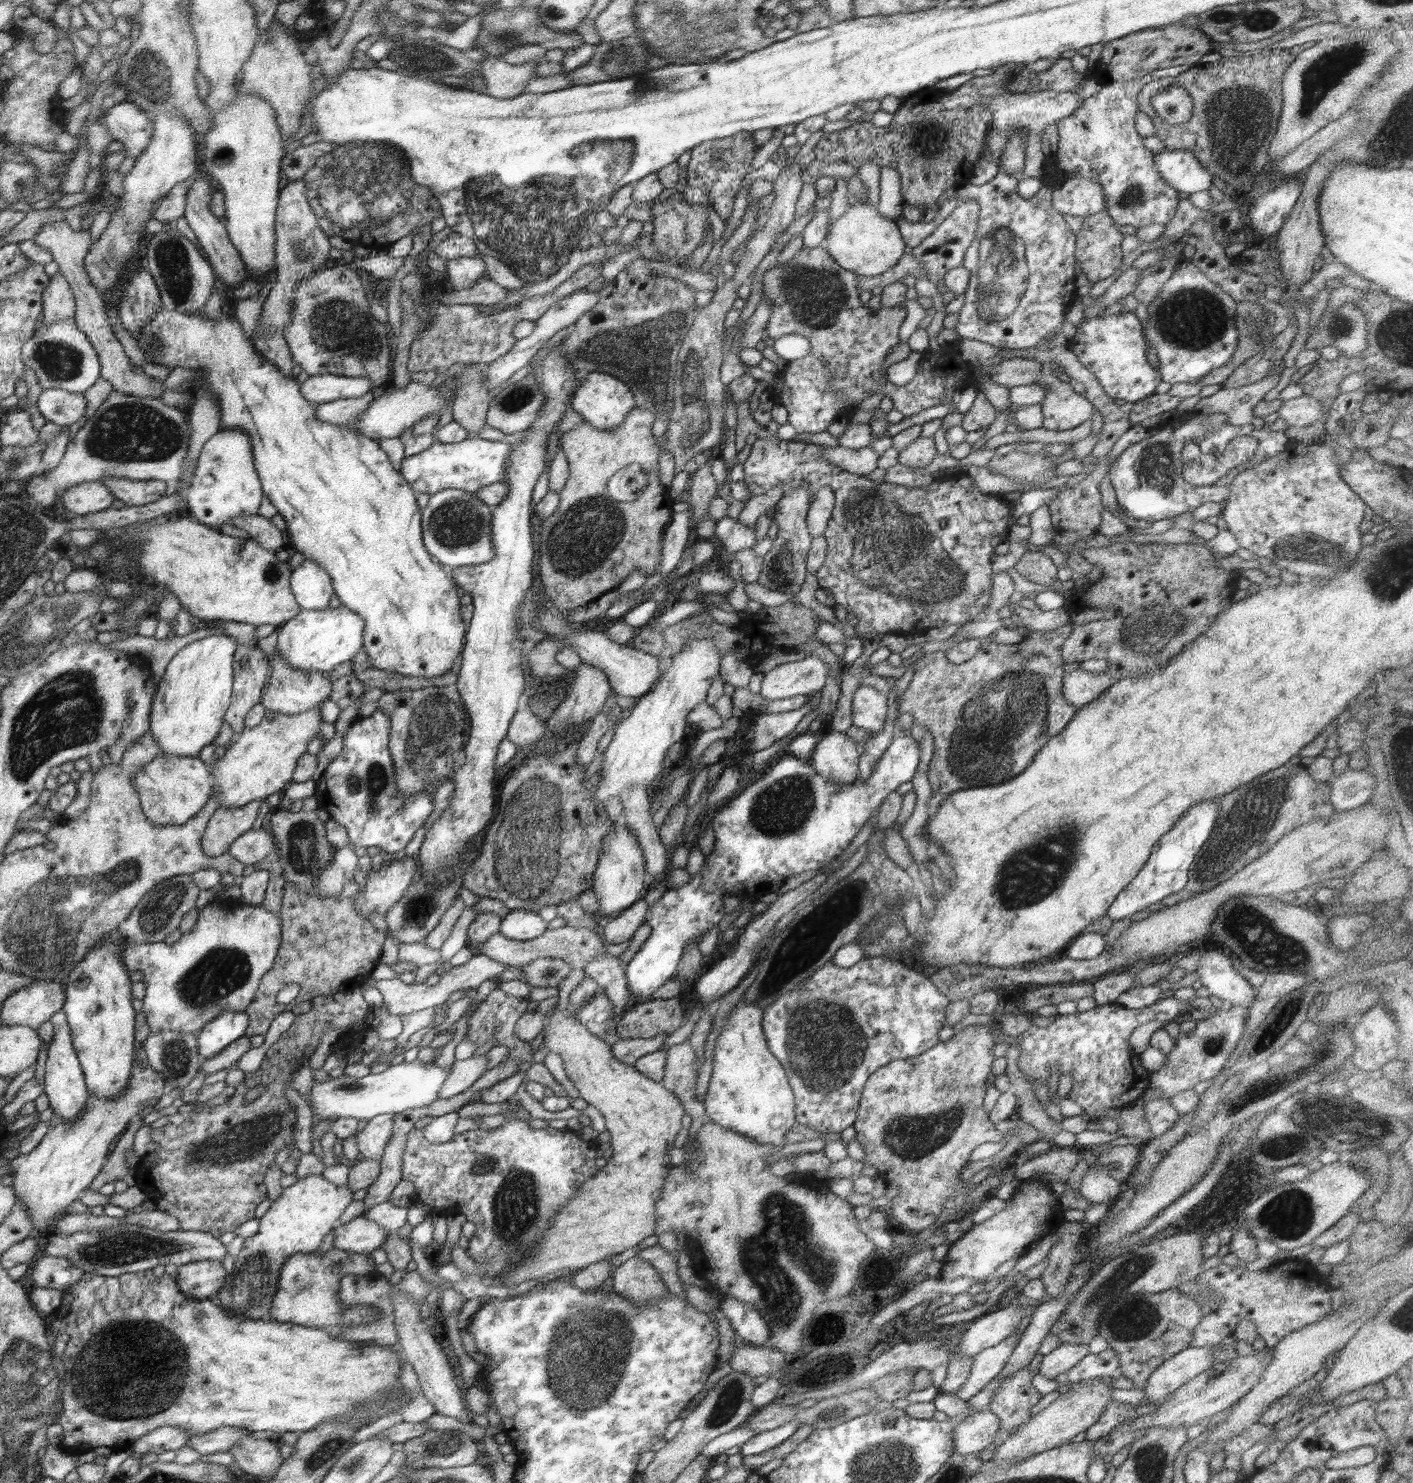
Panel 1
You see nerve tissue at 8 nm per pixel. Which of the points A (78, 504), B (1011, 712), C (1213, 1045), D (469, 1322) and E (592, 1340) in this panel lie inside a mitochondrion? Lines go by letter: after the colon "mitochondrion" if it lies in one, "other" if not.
A: other
B: mitochondrion
C: mitochondrion
D: other
E: mitochondrion

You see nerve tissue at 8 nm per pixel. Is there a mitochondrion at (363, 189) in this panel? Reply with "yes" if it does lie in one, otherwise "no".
yes

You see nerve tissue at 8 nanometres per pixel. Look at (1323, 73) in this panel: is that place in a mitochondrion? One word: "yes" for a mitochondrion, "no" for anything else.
yes

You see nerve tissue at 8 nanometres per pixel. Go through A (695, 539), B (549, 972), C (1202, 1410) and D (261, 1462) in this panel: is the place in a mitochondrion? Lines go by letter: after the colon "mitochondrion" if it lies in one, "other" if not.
A: other
B: mitochondrion
C: other
D: other

